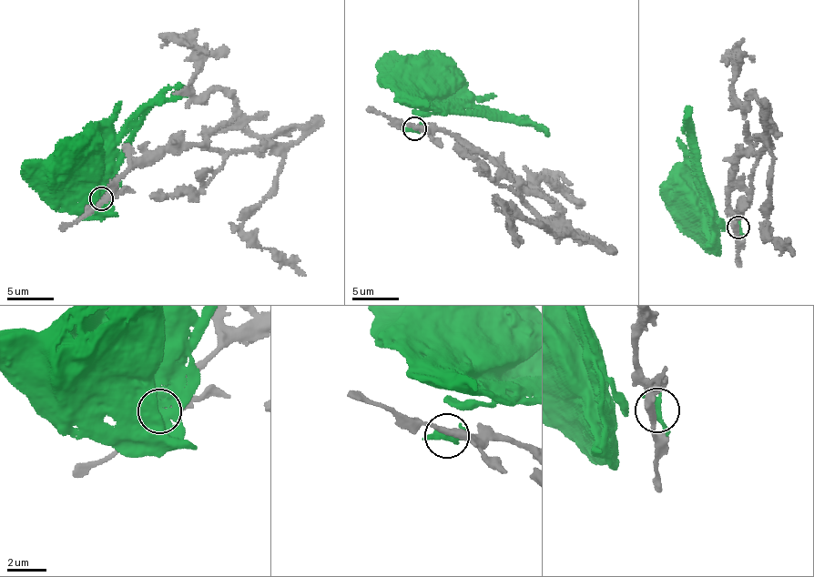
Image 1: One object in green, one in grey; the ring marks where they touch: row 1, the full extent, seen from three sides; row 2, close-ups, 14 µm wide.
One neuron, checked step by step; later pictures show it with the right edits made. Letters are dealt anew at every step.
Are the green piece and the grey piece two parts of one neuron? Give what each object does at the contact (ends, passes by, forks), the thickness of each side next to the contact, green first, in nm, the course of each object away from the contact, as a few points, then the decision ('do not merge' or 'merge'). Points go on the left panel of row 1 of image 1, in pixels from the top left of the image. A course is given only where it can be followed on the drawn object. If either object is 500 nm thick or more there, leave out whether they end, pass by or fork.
green ends there; grey passes by; 420 nm thick on the green side, 360 nm on the other; green runs (101, 198), (103, 192), (93, 185), (83, 162); grey runs (103, 197), (167, 151), (302, 134), (258, 136), (228, 96), (195, 96), (197, 53), (162, 47); do not merge

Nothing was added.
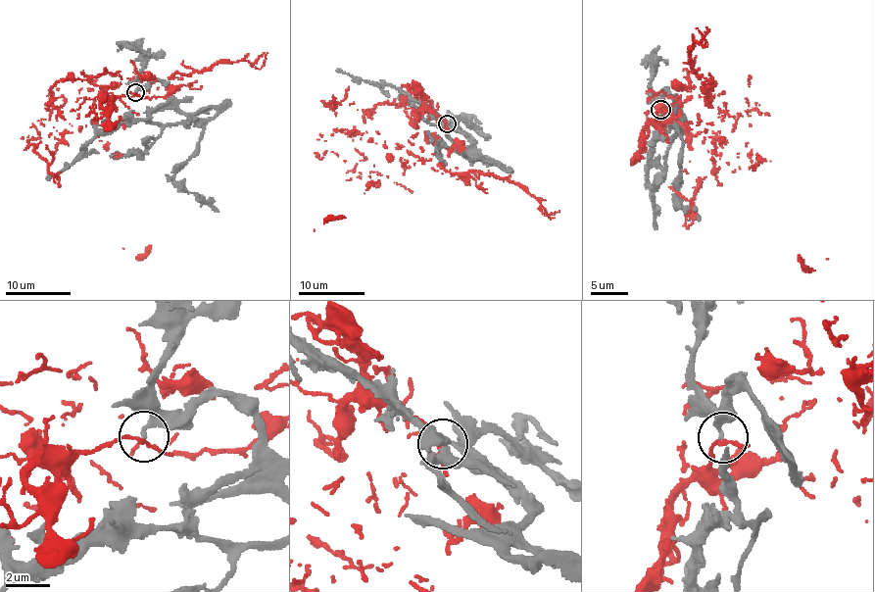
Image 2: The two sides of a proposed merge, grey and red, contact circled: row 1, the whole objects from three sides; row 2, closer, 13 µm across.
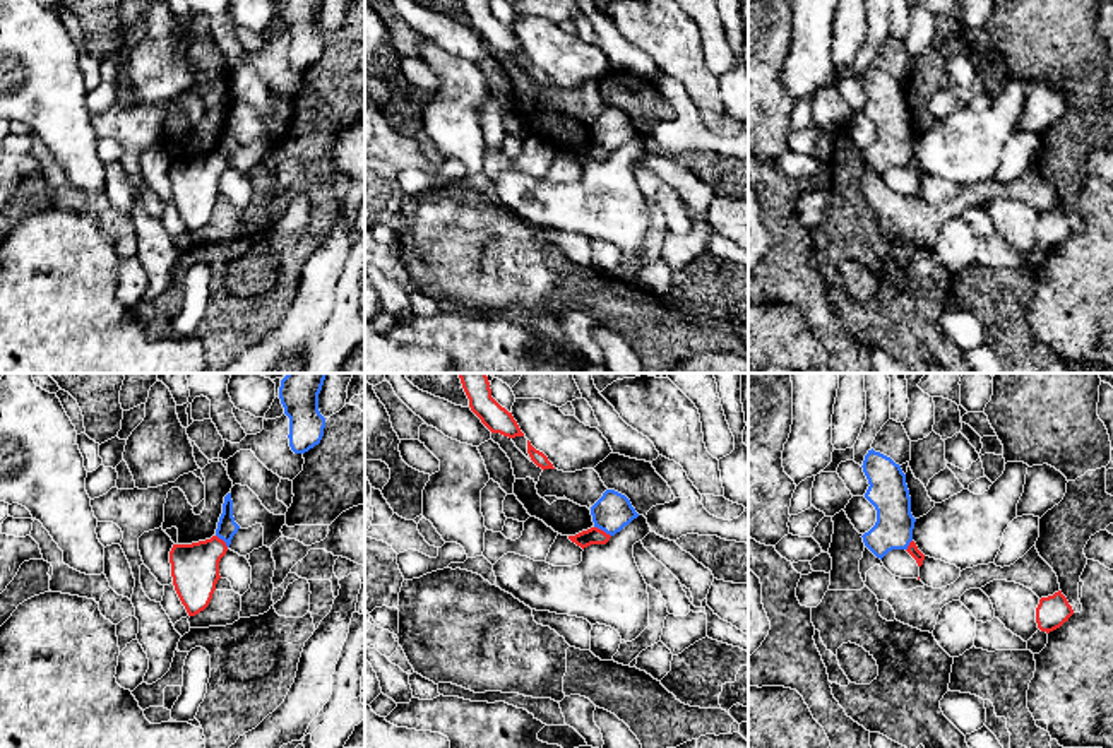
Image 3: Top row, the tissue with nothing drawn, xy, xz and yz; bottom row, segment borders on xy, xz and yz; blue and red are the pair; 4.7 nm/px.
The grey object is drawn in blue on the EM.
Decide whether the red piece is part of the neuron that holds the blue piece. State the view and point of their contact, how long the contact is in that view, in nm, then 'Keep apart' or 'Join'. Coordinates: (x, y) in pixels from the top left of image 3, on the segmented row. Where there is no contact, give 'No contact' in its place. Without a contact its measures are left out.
Touches blue at xz (603, 529). Shared border 90 nm. Keep apart

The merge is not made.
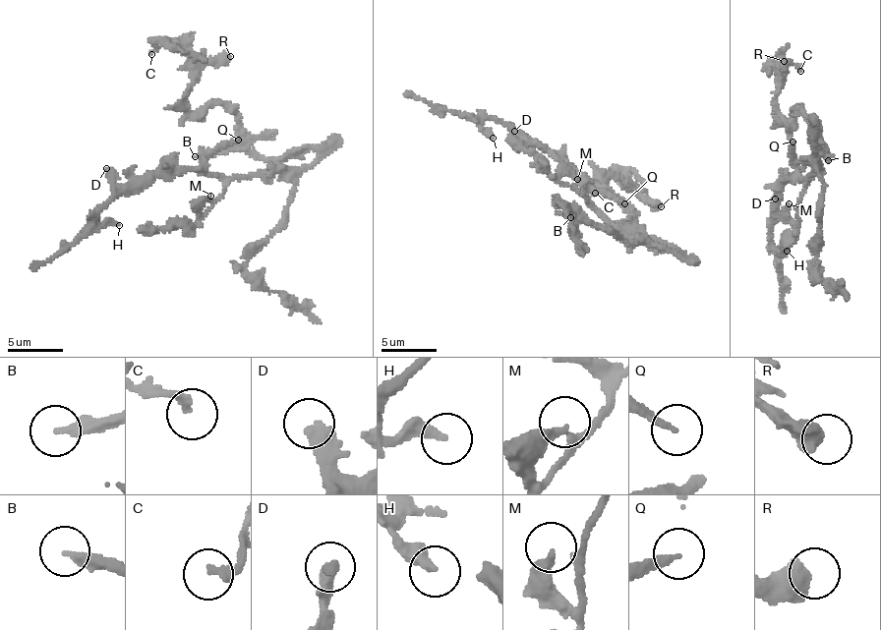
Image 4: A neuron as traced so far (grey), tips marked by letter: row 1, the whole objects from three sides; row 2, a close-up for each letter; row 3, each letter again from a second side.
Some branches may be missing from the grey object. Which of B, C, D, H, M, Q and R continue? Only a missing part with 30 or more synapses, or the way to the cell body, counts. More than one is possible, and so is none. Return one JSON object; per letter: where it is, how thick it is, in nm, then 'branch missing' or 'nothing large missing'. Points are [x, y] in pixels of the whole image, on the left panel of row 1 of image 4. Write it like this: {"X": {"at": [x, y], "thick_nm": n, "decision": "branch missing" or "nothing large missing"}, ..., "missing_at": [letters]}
{"B": {"at": [195, 156], "thick_nm": 280, "decision": "branch missing"}, "C": {"at": [151, 54], "thick_nm": 180, "decision": "nothing large missing"}, "D": {"at": [106, 168], "thick_nm": 440, "decision": "branch missing"}, "H": {"at": [119, 225], "thick_nm": 320, "decision": "nothing large missing"}, "M": {"at": [210, 196], "thick_nm": 240, "decision": "nothing large missing"}, "Q": {"at": [238, 140], "thick_nm": 160, "decision": "nothing large missing"}, "R": {"at": [230, 56], "thick_nm": 600, "decision": "nothing large missing"}, "missing_at": ["B", "D"]}

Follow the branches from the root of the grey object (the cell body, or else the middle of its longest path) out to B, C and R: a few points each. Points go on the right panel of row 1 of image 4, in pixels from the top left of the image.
B: (814, 153), (810, 133), (818, 136), (816, 146), (828, 149), (824, 145), (827, 154), (830, 156), (828, 160)
C: (814, 153), (810, 133), (825, 149), (802, 113), (794, 110), (787, 123), (779, 113), (772, 60), (800, 71)
R: (814, 153), (810, 133), (825, 149), (802, 113), (794, 110), (787, 123), (779, 113), (784, 61)

